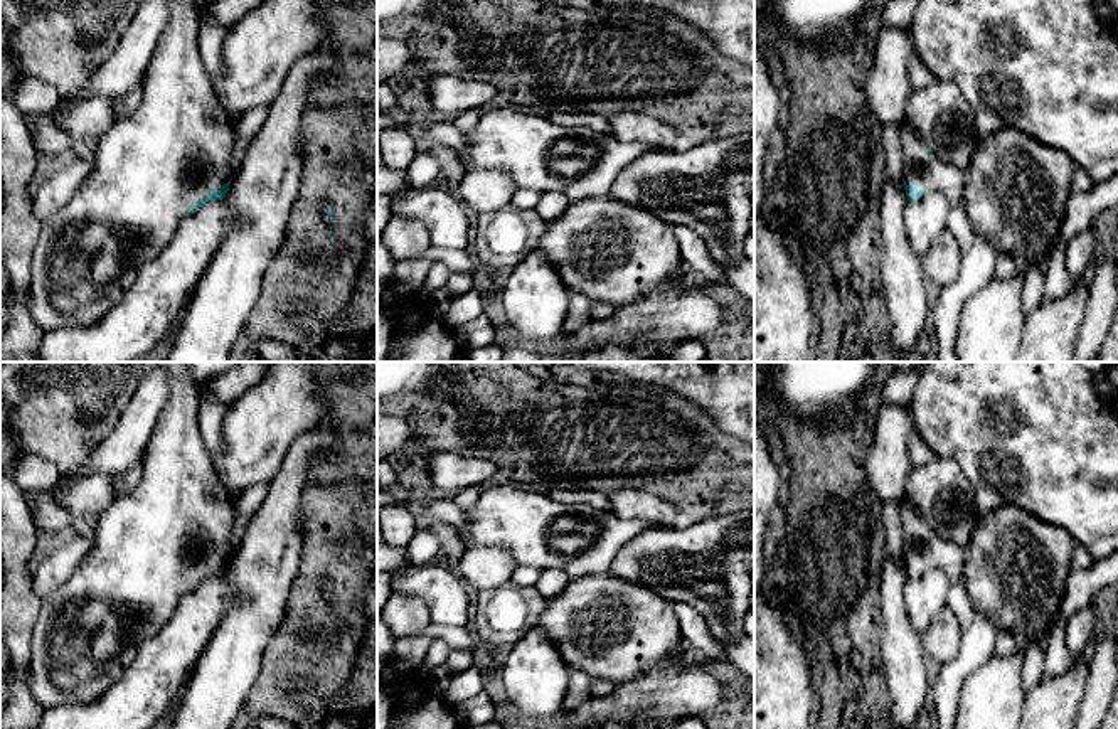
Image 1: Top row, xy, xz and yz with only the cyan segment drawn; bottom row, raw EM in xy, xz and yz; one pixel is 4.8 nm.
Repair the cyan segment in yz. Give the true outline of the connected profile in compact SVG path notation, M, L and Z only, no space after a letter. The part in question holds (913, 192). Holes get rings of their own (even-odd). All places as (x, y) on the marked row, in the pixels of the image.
M908 120L901 125L901 141L904 157L902 185L908 200L919 200L926 190L945 192L951 200L948 231L953 232L965 254L975 241L973 226L966 216L963 199L965 172L960 172L934 157Z

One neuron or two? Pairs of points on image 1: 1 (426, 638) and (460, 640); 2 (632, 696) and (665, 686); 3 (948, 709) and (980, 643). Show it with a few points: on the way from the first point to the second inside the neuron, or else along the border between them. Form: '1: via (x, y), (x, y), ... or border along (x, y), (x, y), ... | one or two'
1: via (435, 633), (452, 635) | one
2: via (640, 696), (657, 694) | one
3: via (948, 692), (952, 675), (967, 660) | one

